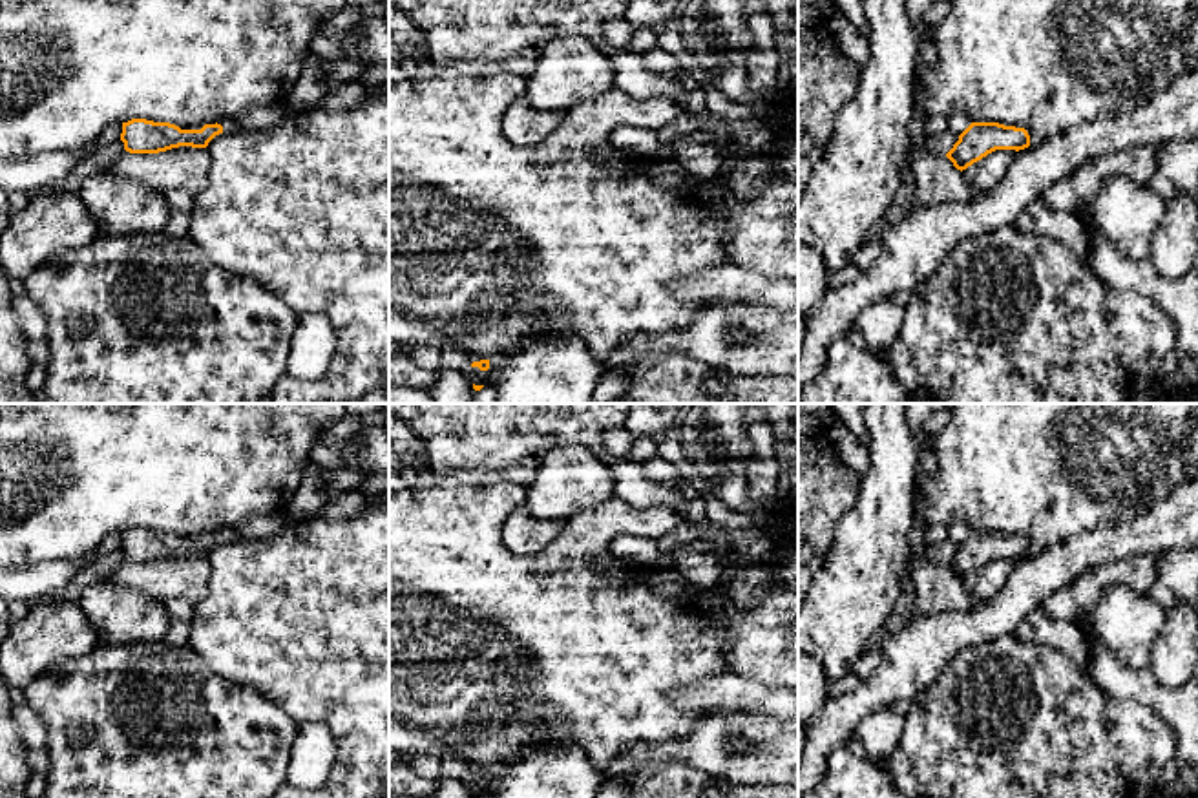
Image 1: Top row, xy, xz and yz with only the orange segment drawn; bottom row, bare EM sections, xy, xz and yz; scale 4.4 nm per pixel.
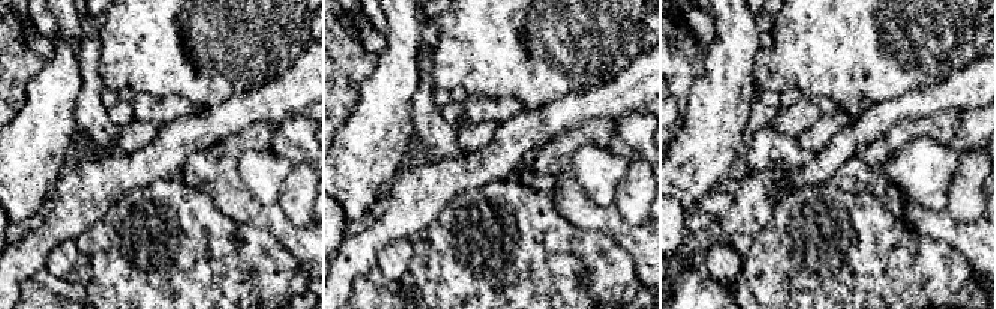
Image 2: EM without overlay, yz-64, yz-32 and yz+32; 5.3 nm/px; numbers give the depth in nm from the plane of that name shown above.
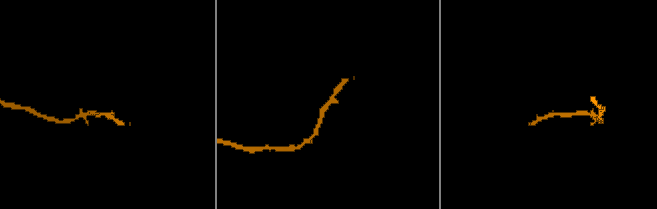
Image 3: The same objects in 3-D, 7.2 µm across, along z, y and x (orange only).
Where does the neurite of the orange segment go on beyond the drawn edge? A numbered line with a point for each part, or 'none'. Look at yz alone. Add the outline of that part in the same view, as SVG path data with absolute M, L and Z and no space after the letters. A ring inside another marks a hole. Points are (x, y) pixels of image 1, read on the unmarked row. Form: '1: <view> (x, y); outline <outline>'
none

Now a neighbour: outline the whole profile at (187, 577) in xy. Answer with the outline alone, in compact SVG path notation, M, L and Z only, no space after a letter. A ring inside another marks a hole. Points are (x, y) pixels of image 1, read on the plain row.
M179 555L159 562L119 564L102 581L153 599L184 599L199 604L208 592L210 562L206 557Z

